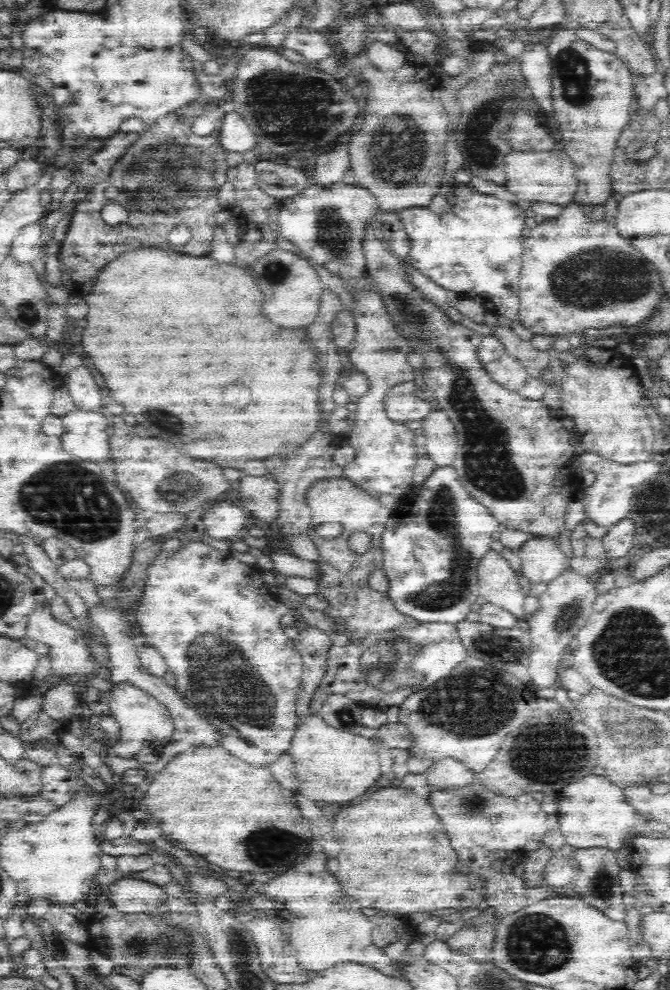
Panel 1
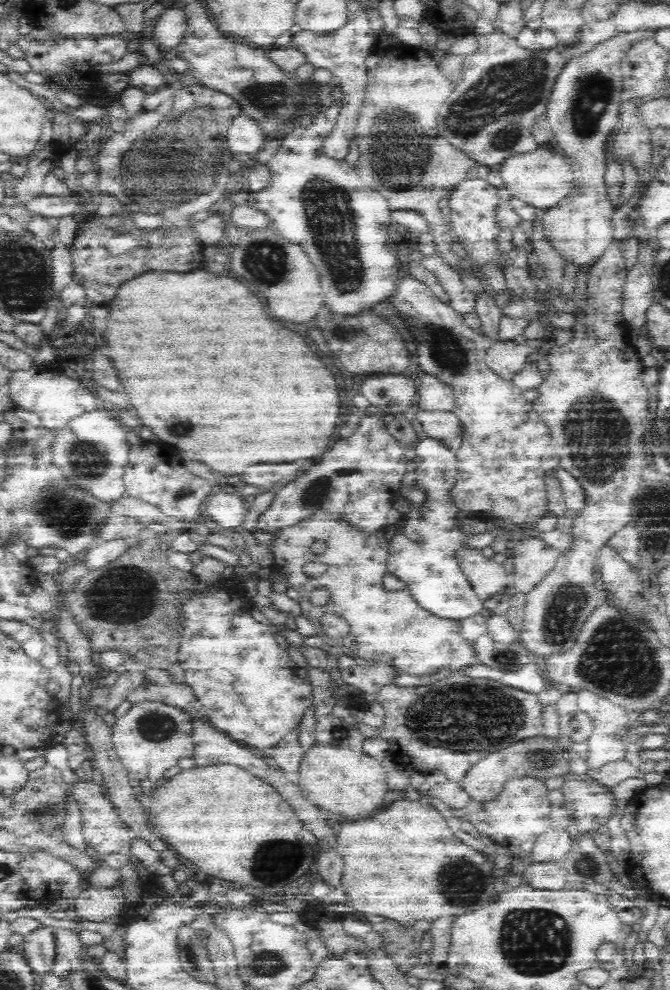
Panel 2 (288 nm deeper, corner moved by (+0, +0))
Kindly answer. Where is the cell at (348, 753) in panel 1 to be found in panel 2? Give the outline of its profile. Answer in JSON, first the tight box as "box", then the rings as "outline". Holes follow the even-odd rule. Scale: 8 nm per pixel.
{"box":[300,744,386,818],"outline":[[[312,744],[300,762],[300,788],[306,800],[324,808],[328,812],[336,812],[350,818],[362,818],[362,814],[372,814],[380,808],[386,796],[386,774],[378,760],[368,756],[362,748],[344,748],[334,744]]]}

